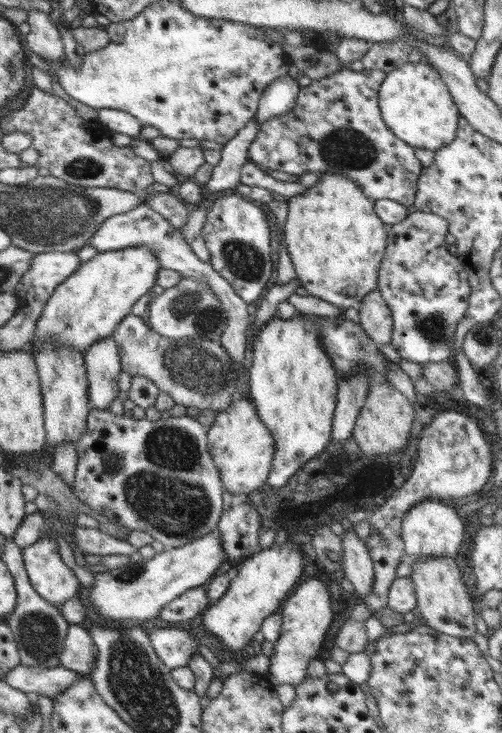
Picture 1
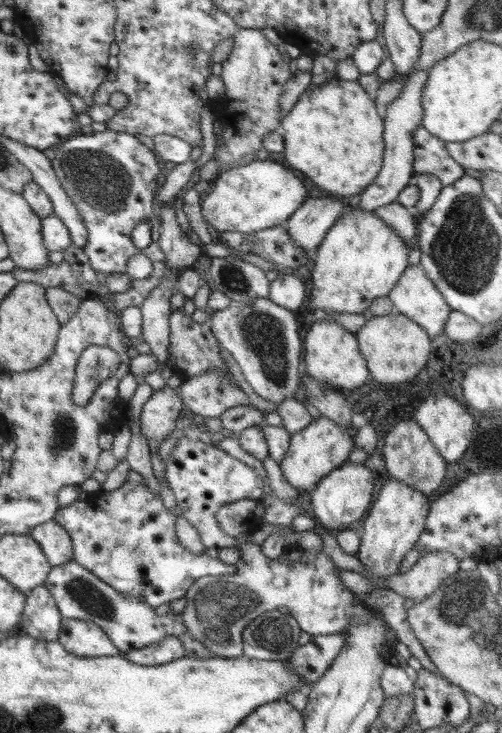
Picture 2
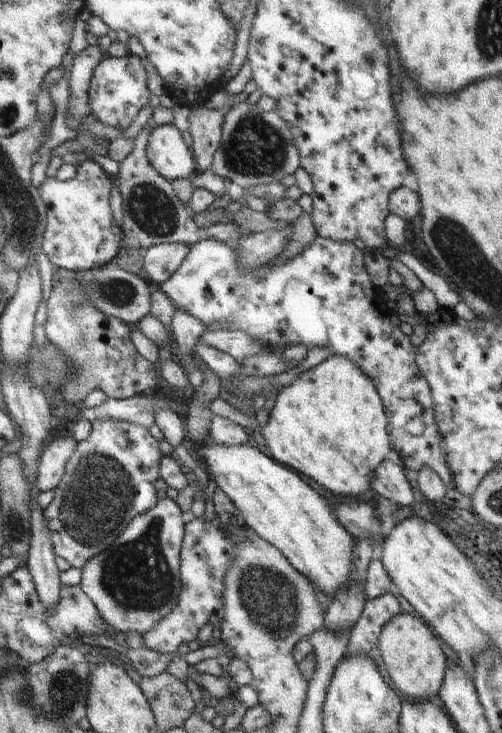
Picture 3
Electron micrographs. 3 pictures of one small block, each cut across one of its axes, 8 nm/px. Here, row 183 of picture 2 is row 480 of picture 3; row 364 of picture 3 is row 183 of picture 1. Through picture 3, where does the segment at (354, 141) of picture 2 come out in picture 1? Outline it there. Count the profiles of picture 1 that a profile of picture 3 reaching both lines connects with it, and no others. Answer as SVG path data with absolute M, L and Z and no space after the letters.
M321 174L320 184L307 188L301 195L287 197L288 215L284 225L286 248L297 277L309 294L341 309L359 308L359 302L371 290L378 289L378 271L388 235L374 203L363 190L346 176Z

